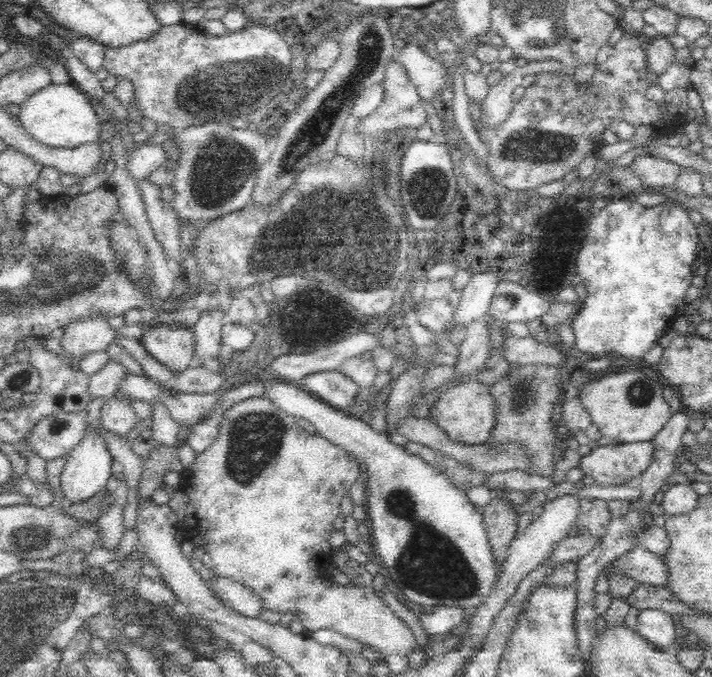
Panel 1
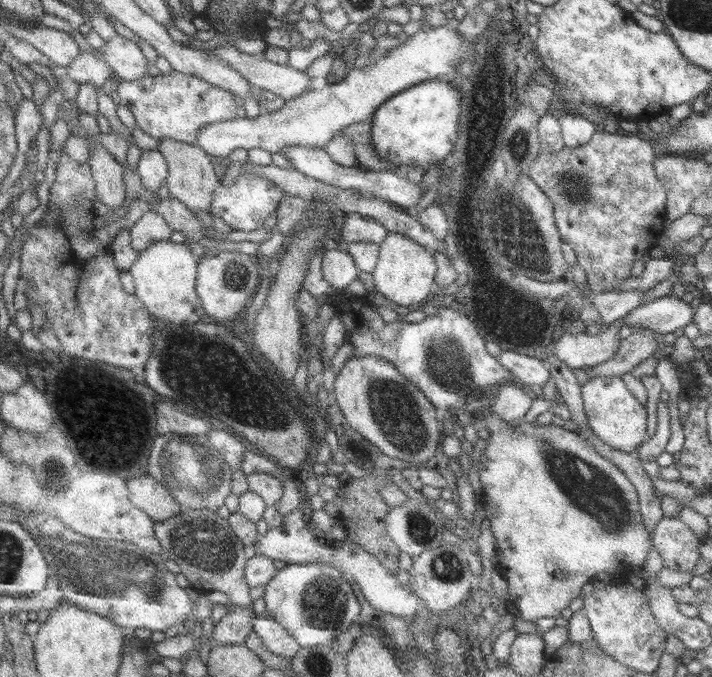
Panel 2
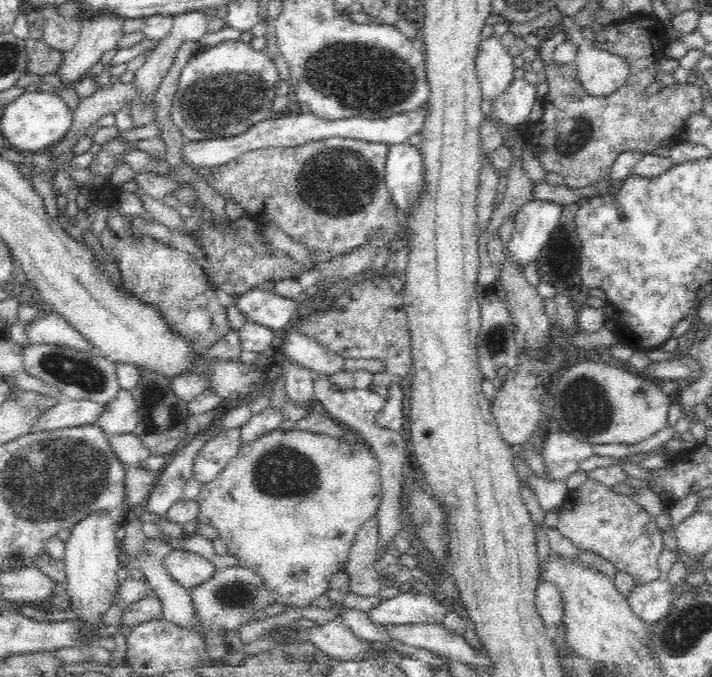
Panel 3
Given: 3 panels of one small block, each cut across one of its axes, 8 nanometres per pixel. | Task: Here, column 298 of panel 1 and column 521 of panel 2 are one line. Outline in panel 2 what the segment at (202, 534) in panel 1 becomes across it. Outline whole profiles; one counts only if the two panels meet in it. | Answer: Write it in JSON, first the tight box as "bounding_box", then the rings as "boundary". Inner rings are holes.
{"bounding_box":[478,408,652,622],"boundary":[[[490,408],[490,412],[484,412],[486,416],[482,418],[482,427],[490,430],[490,437],[486,439],[488,447],[480,457],[478,470],[480,482],[482,482],[482,503],[479,506],[486,508],[484,517],[490,520],[490,526],[496,539],[495,551],[498,556],[498,566],[507,568],[509,571],[504,572],[502,576],[506,579],[508,587],[508,600],[504,599],[502,603],[506,604],[509,614],[515,617],[523,618],[526,622],[534,622],[538,618],[555,618],[560,615],[564,608],[568,607],[573,598],[582,596],[582,588],[588,582],[595,582],[597,574],[612,574],[612,572],[620,572],[620,565],[626,564],[628,568],[642,570],[644,563],[648,558],[648,551],[652,548],[651,536],[648,529],[644,526],[642,515],[640,512],[640,503],[637,491],[634,486],[629,483],[628,478],[616,467],[612,462],[606,460],[596,453],[594,447],[586,442],[584,437],[565,430],[563,427],[555,425],[537,425],[536,423],[523,424],[519,427],[514,424],[506,423],[498,419],[494,415],[494,411]]]}

